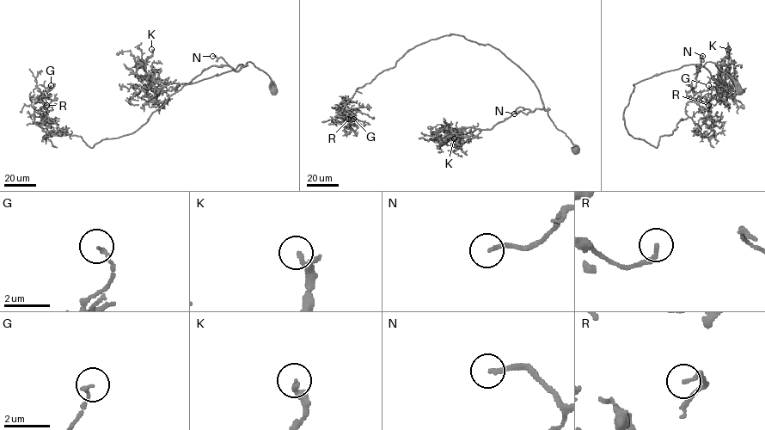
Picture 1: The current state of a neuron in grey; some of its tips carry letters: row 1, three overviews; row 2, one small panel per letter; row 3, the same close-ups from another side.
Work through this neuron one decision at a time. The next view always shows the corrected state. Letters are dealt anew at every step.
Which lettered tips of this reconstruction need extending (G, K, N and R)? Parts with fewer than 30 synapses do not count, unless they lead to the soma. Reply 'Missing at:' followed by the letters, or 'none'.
Missing at: N

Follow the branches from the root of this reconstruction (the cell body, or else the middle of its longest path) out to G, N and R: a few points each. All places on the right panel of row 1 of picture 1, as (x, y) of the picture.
G: (740, 90), (711, 62), (662, 72), (633, 84), (627, 130), (656, 147), (708, 85)
N: (740, 90), (737, 83), (712, 63), (707, 62), (699, 67), (698, 70), (703, 61), (700, 58), (702, 56)
R: (740, 90), (712, 63), (682, 65), (634, 83), (624, 125), (656, 147), (681, 120), (697, 124), (708, 105)

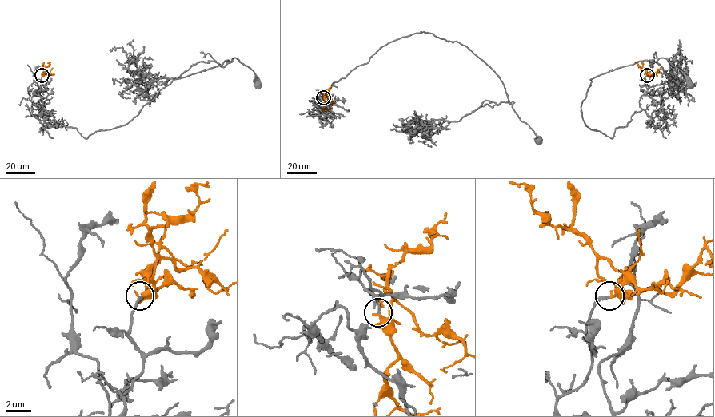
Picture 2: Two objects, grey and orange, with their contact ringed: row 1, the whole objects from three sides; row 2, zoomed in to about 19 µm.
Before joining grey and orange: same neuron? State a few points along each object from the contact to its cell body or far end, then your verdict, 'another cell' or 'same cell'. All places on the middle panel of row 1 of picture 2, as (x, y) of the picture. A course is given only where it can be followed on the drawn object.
grey via (323, 97), (321, 91), (382, 46), (432, 33), (466, 46), (494, 72), (513, 109), (539, 141) | orange via (323, 97), (331, 85) | same cell

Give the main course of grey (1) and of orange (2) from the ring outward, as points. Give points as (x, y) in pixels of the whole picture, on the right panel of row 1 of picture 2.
1: (647, 76), (641, 109), (612, 138), (585, 125), (581, 105), (590, 79), (610, 70), (664, 57), (691, 85)
2: (647, 76), (643, 68), (635, 62)

